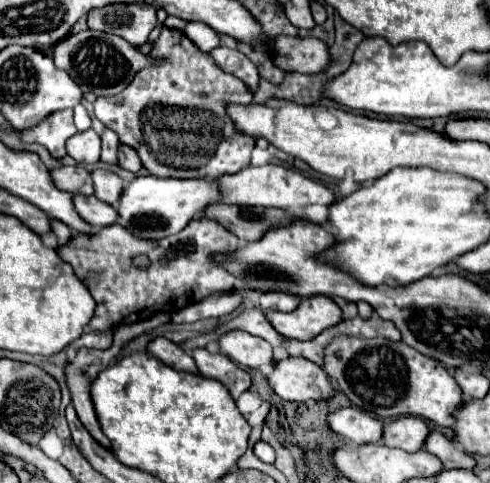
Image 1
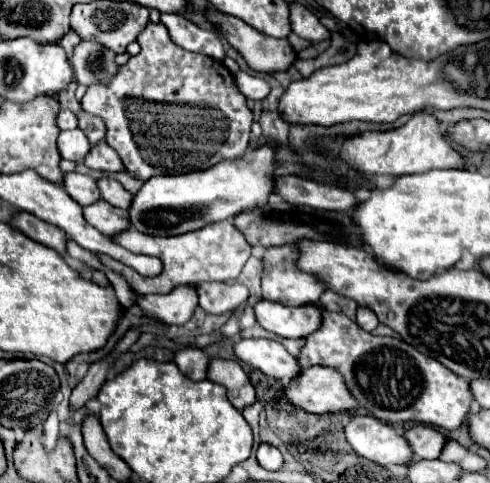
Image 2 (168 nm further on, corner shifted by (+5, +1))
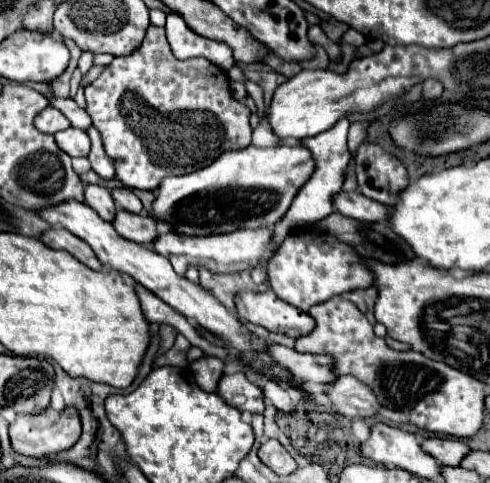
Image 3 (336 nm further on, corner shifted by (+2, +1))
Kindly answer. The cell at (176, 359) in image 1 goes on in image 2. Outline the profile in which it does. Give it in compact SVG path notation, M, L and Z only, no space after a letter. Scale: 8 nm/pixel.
M182 348L182 350L176 352L174 362L178 364L178 368L184 374L188 374L188 378L192 378L192 380L204 380L206 372L208 372L210 358L204 354L204 350Z

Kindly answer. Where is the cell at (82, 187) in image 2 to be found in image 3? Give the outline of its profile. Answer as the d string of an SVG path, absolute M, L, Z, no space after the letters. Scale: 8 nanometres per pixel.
M85 184L85 204L91 206L107 222L111 222L117 210L111 192L99 184Z

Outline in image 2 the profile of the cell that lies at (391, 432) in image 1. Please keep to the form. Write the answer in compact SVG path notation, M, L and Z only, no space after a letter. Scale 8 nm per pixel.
M424 424L412 426L410 430L406 430L404 436L410 442L410 448L414 450L414 454L418 458L426 458L426 460L436 460L446 442L444 434L440 434L436 428L424 426Z

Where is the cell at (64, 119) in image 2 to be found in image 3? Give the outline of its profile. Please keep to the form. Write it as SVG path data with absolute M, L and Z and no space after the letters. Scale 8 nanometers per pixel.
M47 108L43 112L37 114L35 118L35 126L41 130L41 132L55 134L58 131L65 130L71 126L69 120L55 108Z

